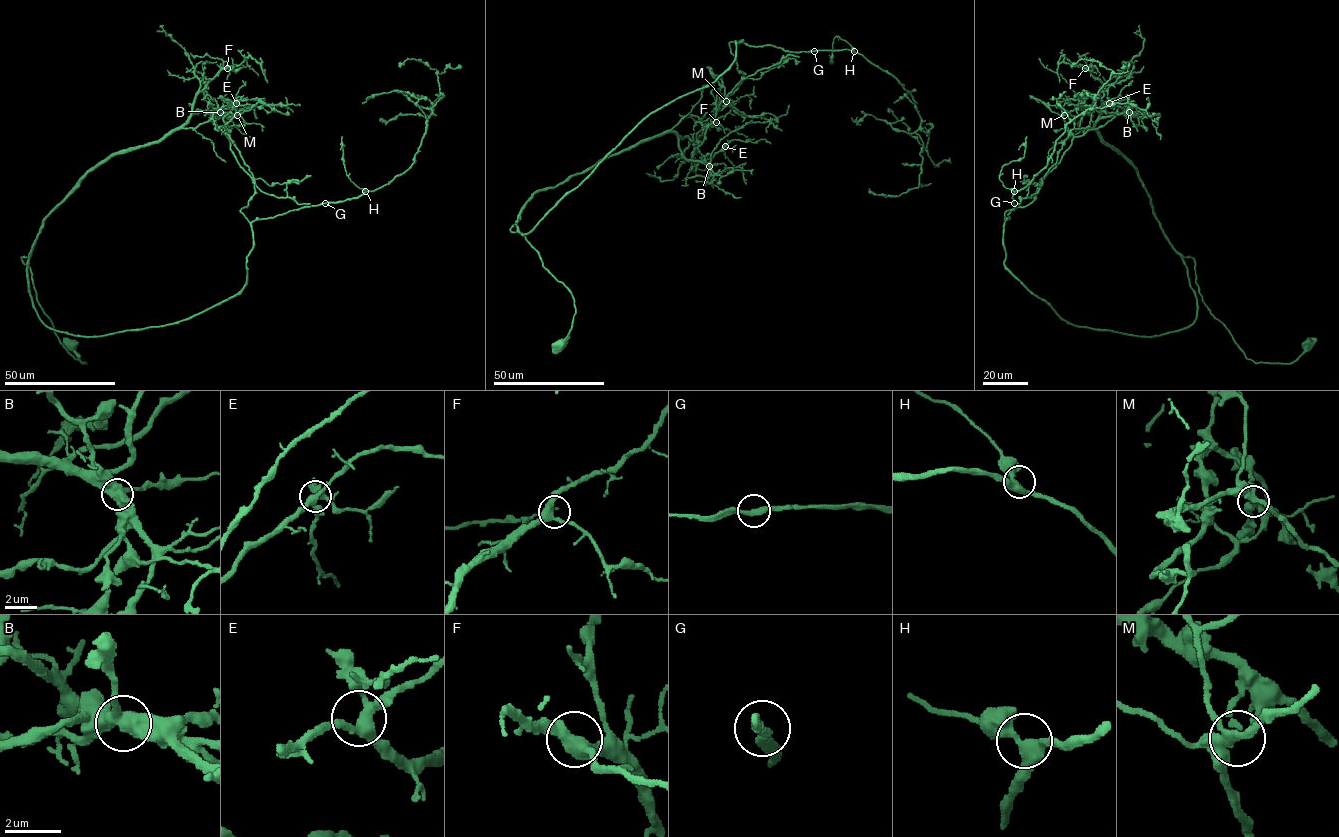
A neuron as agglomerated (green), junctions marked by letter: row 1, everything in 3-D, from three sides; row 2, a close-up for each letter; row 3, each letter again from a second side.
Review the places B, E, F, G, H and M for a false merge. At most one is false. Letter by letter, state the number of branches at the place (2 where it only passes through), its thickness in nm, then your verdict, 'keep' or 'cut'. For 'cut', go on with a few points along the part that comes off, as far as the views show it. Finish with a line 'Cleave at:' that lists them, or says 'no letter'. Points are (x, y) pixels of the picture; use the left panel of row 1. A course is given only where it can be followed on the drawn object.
B: 3 | 550 nm | cut | (220, 112), (208, 119), (230, 141), (237, 163), (255, 184), (270, 195), (310, 203)
E: 4 | 360 nm | keep
F: 3 | 400 nm | keep
G: 2 | 320 nm | keep
H: 3 | 400 nm | keep
M: 3 | 280 nm | keep
Cleave at: B

